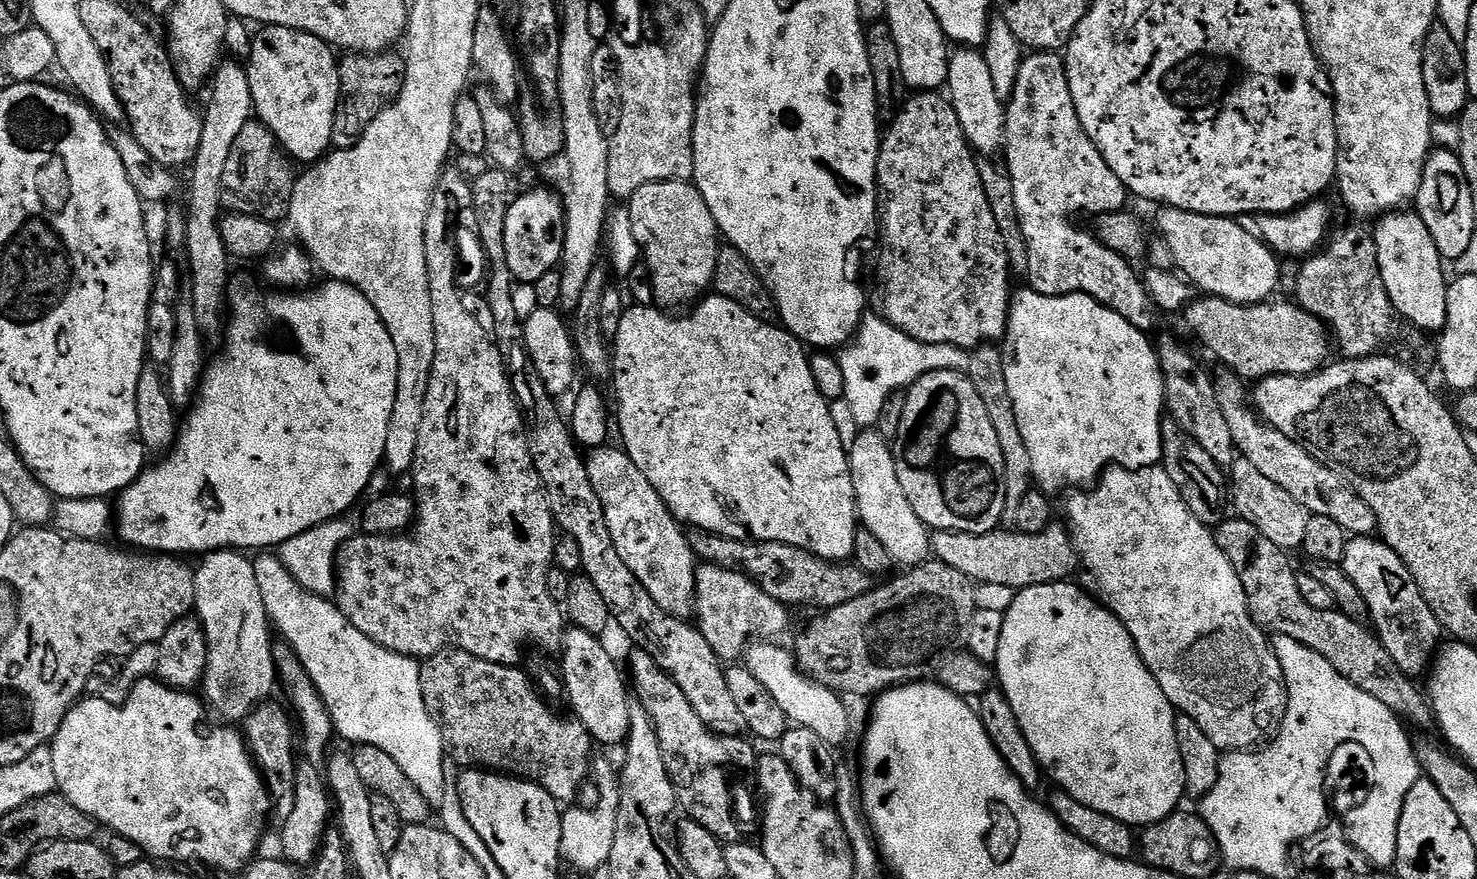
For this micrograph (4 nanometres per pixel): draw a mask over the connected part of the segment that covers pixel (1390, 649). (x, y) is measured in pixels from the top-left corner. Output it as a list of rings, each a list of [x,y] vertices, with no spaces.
[[[1353,536],[1344,550],[1342,567],[1362,598],[1366,598],[1371,627],[1386,646],[1386,654],[1398,662],[1398,670],[1413,678],[1420,678],[1423,672],[1425,675],[1441,647],[1442,629],[1402,558],[1379,538]]]

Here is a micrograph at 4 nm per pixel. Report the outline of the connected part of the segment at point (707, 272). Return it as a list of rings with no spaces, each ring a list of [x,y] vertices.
[[[663,180],[642,186],[627,201],[634,238],[640,247],[642,264],[648,267],[648,276],[652,279],[652,296],[657,305],[664,310],[680,310],[683,304],[692,306],[712,288],[714,266],[718,262],[718,254],[722,247],[720,229],[714,222],[714,214],[710,214],[710,206],[696,189],[695,183],[683,180]]]

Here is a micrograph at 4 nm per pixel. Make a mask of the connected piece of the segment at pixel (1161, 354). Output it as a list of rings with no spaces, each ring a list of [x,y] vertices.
[[[1164,336],[1155,345],[1156,357],[1162,370],[1162,382],[1164,383],[1164,403],[1166,412],[1171,419],[1176,421],[1214,462],[1221,468],[1231,469],[1232,463],[1238,459],[1238,453],[1234,446],[1234,438],[1230,435],[1230,426],[1222,415],[1218,406],[1218,396],[1213,377],[1208,377],[1208,372],[1175,340],[1172,336]]]

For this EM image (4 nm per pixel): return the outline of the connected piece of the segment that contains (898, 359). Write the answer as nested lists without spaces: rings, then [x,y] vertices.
[[[868,314],[860,321],[860,328],[854,339],[839,349],[838,359],[842,366],[842,375],[846,378],[846,390],[843,403],[848,404],[848,412],[852,420],[857,424],[857,429],[871,429],[877,422],[879,411],[886,398],[900,389],[907,390],[927,372],[933,370],[964,370],[968,366],[968,352],[963,348],[946,346],[945,344],[923,344],[914,338],[910,338],[902,330],[898,330],[892,324],[880,319],[879,315]]]

